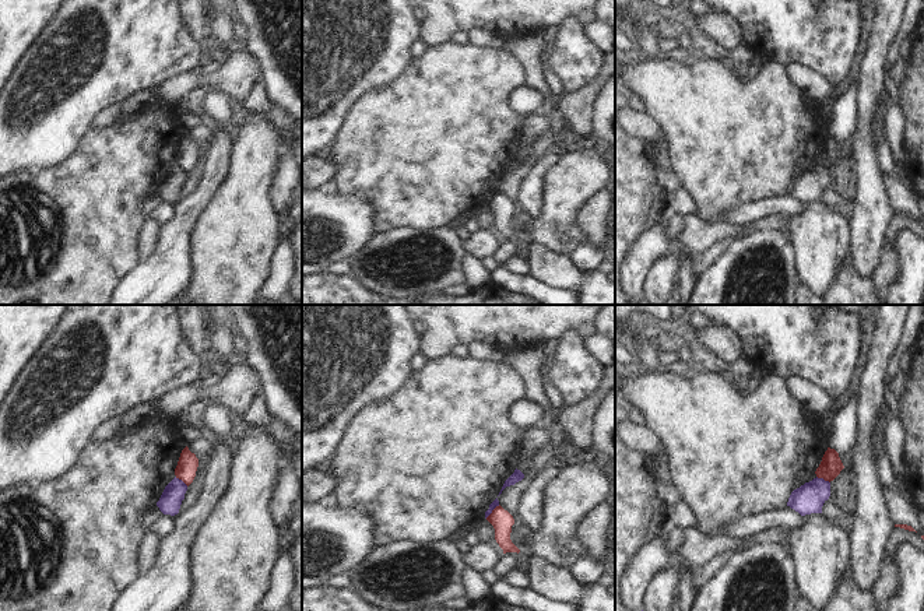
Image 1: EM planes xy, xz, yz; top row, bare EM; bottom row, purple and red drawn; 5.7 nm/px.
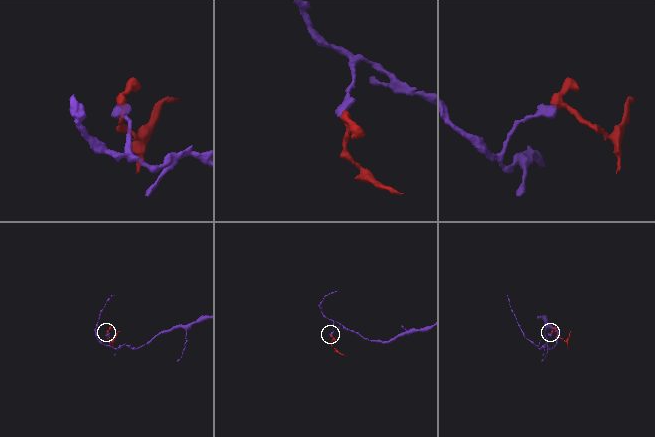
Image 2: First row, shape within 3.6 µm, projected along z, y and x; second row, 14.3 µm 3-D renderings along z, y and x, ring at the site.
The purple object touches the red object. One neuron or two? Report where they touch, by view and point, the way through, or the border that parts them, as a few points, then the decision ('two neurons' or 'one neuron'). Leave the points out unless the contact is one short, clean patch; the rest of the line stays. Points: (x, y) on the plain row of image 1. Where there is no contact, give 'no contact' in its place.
contact yz (822, 165); border yz (817, 162), (829, 169); two neurons

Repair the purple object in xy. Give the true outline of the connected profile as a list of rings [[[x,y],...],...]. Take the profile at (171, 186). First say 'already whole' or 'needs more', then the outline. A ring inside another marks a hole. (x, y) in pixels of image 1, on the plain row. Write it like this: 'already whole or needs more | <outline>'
already whole | [[[173,165],[164,176],[157,193],[164,201],[175,203],[179,200],[182,187],[185,186],[185,180],[187,178],[187,172],[179,166]]]

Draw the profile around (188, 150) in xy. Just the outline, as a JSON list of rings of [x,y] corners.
[[[186,133],[180,140],[178,152],[175,155],[175,162],[189,173],[196,164],[197,154],[198,145]]]

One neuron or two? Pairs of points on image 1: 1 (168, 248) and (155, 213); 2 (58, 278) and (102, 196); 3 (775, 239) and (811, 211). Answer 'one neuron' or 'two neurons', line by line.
1: two neurons
2: one neuron
3: two neurons

